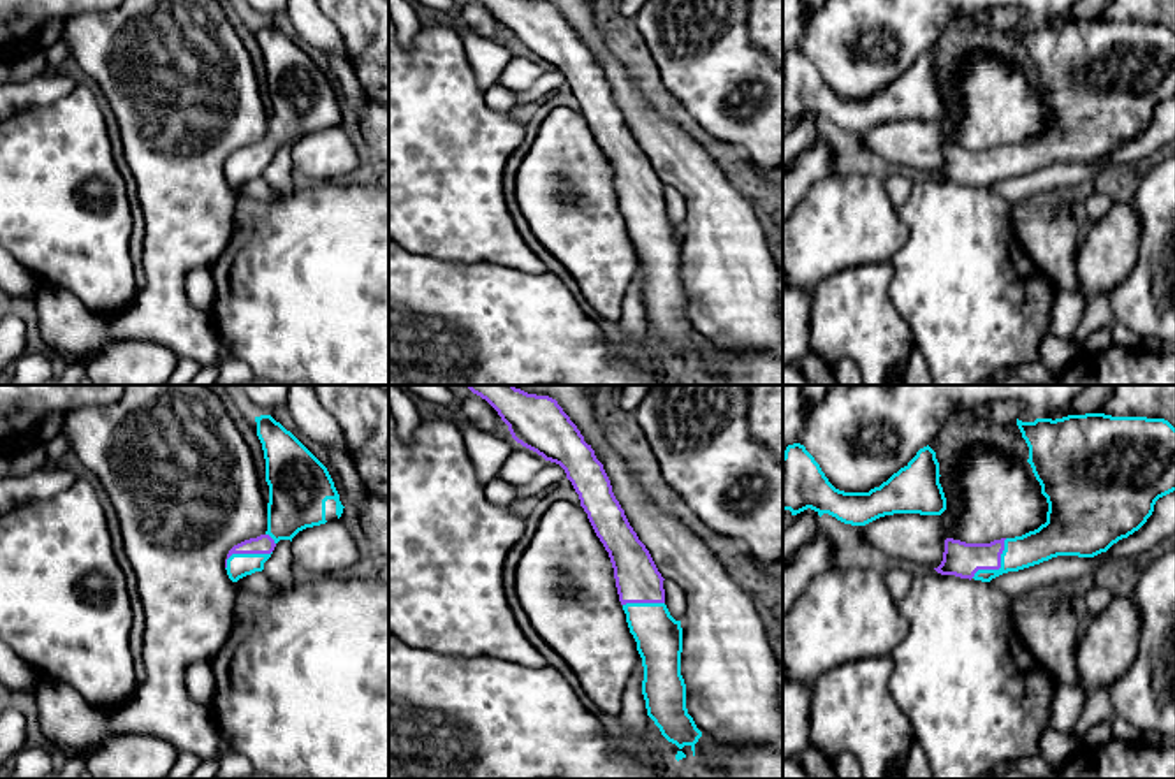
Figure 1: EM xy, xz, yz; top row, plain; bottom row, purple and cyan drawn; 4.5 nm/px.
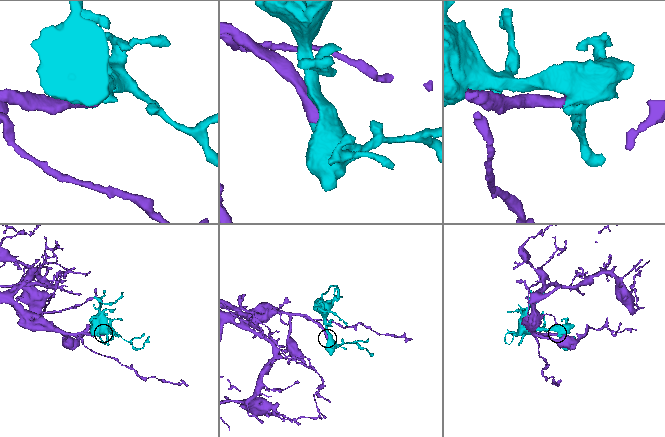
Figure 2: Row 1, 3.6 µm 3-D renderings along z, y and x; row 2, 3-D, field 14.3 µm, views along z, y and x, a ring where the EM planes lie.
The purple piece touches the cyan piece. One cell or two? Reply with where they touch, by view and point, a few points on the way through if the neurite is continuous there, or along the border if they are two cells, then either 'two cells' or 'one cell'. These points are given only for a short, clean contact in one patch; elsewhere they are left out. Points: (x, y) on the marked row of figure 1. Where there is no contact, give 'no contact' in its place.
yz (999, 567) | across yz (963, 560), (999, 567), (1012, 554), (1047, 542) | one cell

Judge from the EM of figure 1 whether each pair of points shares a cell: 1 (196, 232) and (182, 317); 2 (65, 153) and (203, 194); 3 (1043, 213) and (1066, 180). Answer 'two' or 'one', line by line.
1: one
2: two
3: two

